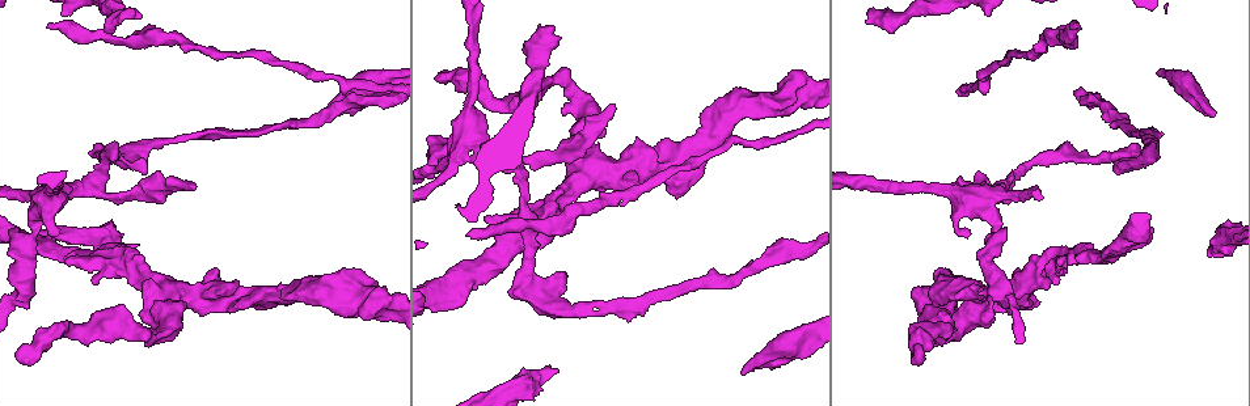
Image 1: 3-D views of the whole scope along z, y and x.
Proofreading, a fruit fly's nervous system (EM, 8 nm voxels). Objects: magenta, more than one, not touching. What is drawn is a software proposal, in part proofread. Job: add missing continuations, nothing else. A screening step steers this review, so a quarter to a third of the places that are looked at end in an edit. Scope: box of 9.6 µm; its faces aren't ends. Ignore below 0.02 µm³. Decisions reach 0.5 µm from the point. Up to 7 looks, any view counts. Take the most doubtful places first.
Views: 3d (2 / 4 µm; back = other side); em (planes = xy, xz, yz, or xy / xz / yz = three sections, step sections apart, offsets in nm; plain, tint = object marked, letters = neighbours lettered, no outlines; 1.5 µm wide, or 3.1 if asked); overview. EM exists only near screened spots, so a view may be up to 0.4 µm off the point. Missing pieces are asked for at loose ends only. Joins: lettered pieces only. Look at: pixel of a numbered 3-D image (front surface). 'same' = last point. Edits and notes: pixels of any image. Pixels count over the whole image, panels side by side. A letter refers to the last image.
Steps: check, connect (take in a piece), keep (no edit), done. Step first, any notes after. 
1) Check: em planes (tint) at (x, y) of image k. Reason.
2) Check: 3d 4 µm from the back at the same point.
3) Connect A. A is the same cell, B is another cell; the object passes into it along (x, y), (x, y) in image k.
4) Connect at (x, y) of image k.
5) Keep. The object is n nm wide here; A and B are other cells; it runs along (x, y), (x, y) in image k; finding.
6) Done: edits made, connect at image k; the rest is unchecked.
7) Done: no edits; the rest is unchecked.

Check: em planes (letters) at (554, 27) of image 1. End of a long branch.

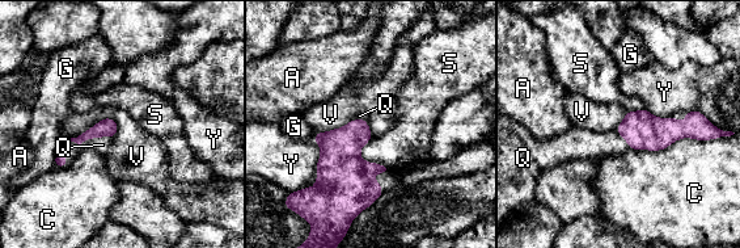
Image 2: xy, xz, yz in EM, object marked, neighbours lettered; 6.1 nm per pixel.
Connect Q. Q is the same cell, A, C, G, S, V and Y are other cells; the neuron continues.

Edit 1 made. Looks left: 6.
Check: em planes (letters) at (1059, 283) of image 1. Thick end.

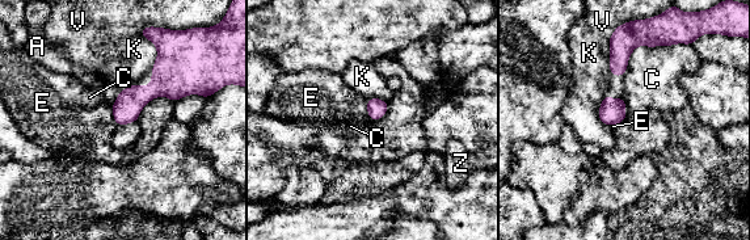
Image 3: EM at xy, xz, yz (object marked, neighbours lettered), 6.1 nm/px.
Keep. A, C, E, K, V and Z are other cells; a border runs along (673, 43), (637, 46), (623, 76) in image 3; no lettered piece goes on from it.

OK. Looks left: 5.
Check: em planes (plain) at (467, 234) of image 1.

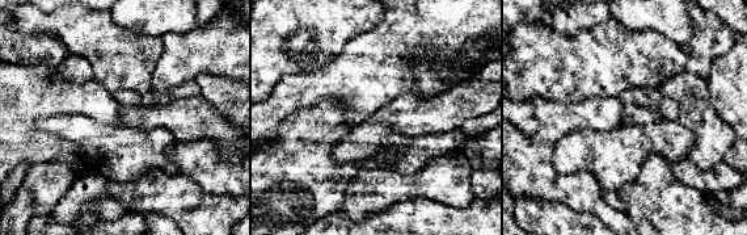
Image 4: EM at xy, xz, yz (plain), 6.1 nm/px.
Check: em planes (letters) at the same point.

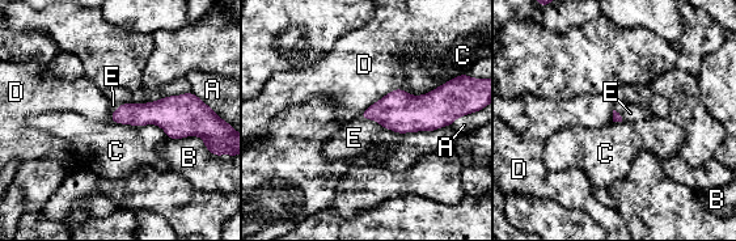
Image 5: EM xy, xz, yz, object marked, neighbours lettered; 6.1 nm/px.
Connect E. E is the same cell, A, B, C and D are other cells; the object passes into it along (400, 111), (371, 118), (354, 138) in image 5; it goes on there.

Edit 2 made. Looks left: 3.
Done: edits made, connect at image 2, connect at image 5; the rest is unchecked.

